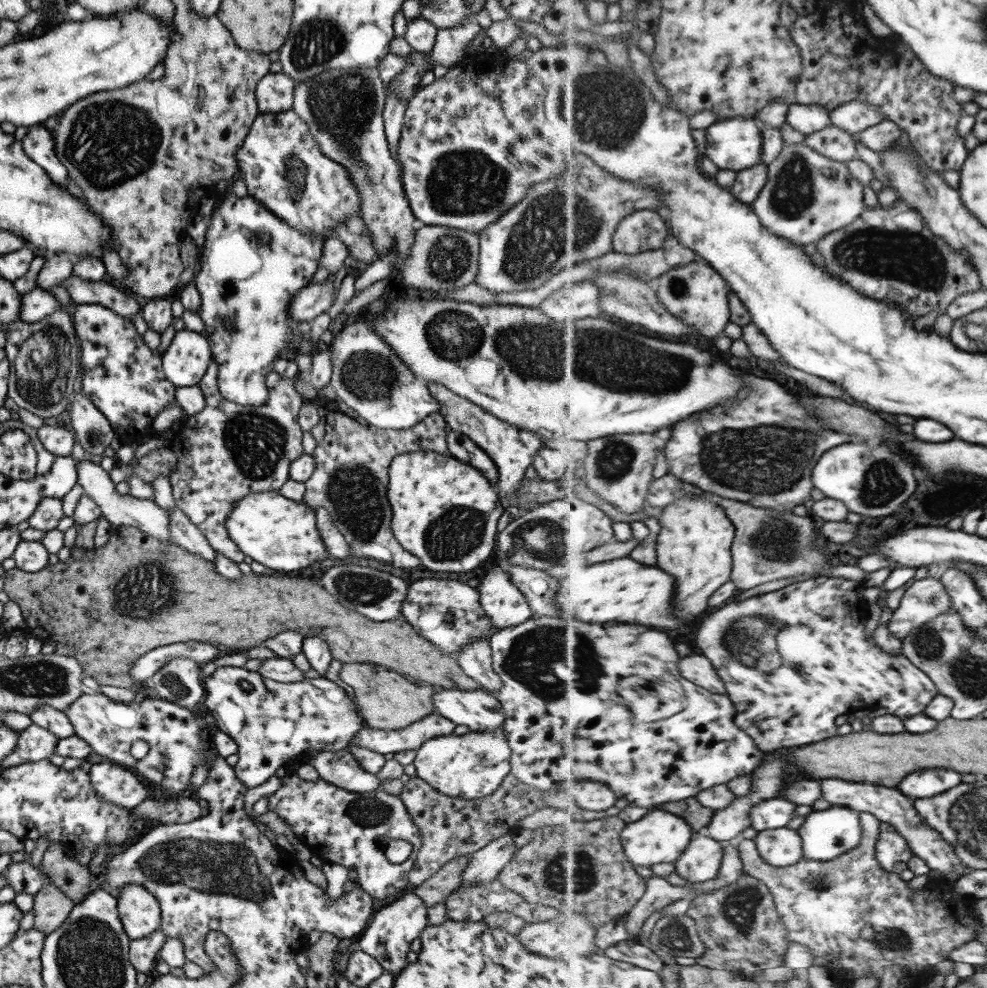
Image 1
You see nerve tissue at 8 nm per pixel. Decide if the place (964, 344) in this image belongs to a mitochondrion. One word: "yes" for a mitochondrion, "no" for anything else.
no

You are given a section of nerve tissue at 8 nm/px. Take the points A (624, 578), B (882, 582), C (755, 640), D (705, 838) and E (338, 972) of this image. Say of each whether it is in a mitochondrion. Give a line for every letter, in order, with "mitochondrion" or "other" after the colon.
A: other
B: other
C: mitochondrion
D: other
E: other

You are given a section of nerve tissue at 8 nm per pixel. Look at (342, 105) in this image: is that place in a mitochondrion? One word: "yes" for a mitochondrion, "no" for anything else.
yes

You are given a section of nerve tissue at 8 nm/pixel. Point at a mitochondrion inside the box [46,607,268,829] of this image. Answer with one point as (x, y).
(172, 684)

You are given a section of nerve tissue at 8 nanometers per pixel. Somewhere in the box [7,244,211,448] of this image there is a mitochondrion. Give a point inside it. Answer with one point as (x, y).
(45, 365)

